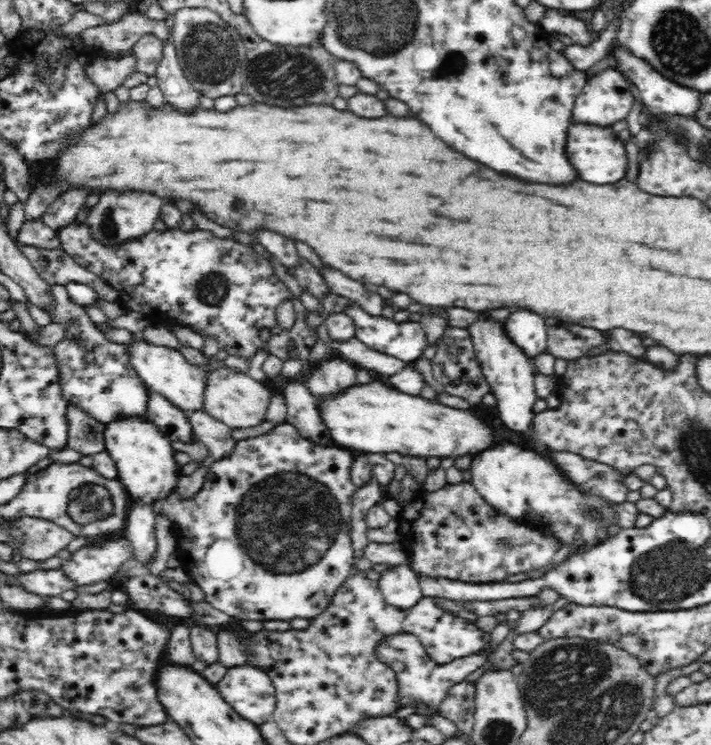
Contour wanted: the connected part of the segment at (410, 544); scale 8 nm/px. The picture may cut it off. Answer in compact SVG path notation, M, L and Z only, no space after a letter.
M398 478L387 483L386 494L400 506L396 538L417 577L464 582L501 583L512 574L540 570L563 545L557 532L538 517L512 517L488 503L472 481L446 482L436 490L420 490L404 498Z

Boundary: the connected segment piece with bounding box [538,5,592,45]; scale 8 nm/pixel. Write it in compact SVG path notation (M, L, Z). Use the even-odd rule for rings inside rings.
M544 5L546 11L538 24L545 32L559 32L572 38L572 42L585 45L592 41L592 34L577 17L566 14L554 7Z

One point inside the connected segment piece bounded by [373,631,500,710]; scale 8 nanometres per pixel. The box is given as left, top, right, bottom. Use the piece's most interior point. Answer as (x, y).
(420, 677)

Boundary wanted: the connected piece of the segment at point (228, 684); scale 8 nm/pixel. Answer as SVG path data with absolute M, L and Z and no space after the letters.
M234 665L223 675L216 687L239 715L258 726L272 719L275 688L263 670L250 665Z

